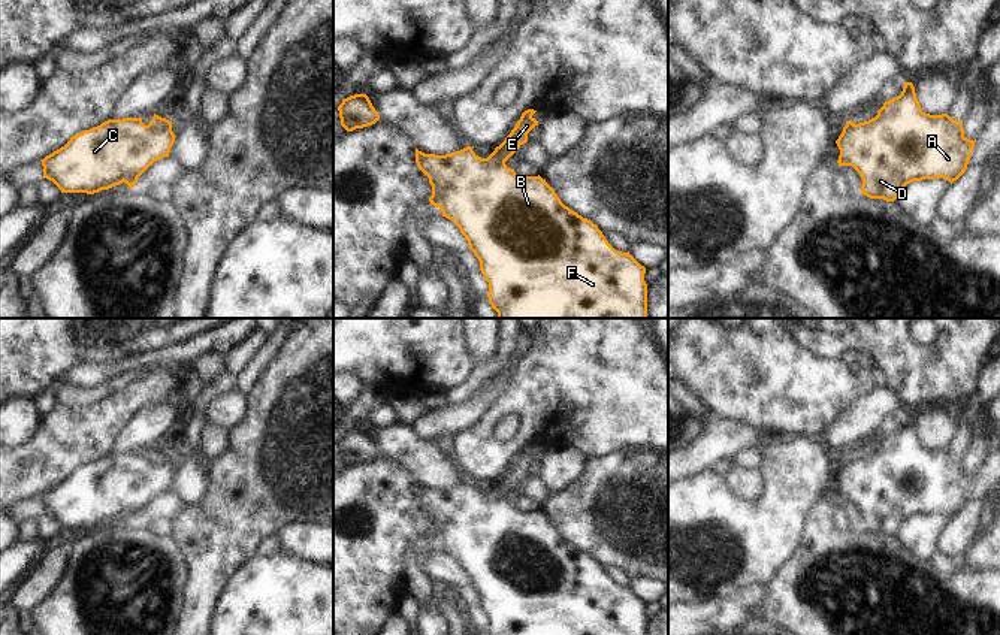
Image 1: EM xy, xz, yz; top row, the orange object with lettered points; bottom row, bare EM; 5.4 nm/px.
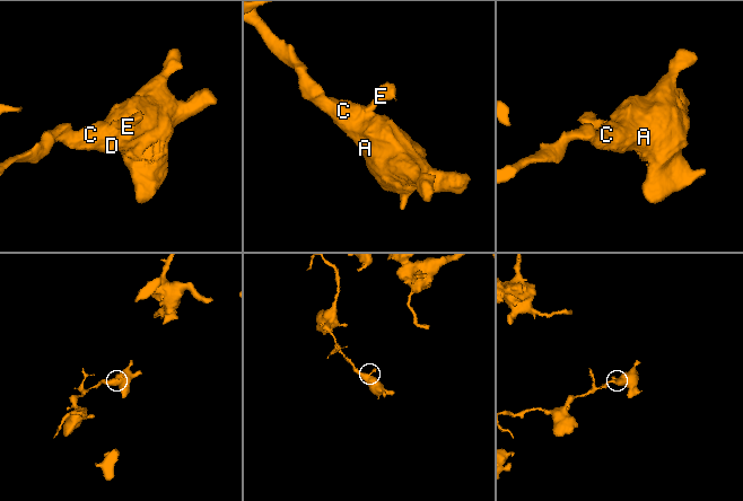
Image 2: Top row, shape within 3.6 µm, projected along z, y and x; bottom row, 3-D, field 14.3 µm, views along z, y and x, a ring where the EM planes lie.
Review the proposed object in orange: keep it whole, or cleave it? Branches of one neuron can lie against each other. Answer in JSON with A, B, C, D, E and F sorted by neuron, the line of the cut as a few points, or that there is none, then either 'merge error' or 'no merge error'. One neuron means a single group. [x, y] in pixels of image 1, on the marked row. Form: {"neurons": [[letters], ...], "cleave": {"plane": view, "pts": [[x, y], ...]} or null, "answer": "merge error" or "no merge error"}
{"neurons": [["A", "B", "C", "D", "F"], ["E"]], "cleave": {"plane": "xy", "pts": [[171, 124], [162, 127], [147, 126]]}, "answer": "merge error"}

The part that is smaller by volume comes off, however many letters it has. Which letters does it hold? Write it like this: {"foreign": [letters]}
{"foreign": ["E"]}

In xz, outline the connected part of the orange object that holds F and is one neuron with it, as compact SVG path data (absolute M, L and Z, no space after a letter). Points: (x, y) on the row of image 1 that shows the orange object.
M471 146L445 155L416 148L416 163L432 185L430 205L459 227L478 258L498 318L647 318L646 267L629 251L616 251L598 226L565 206L540 175L523 178L507 164L487 164Z

